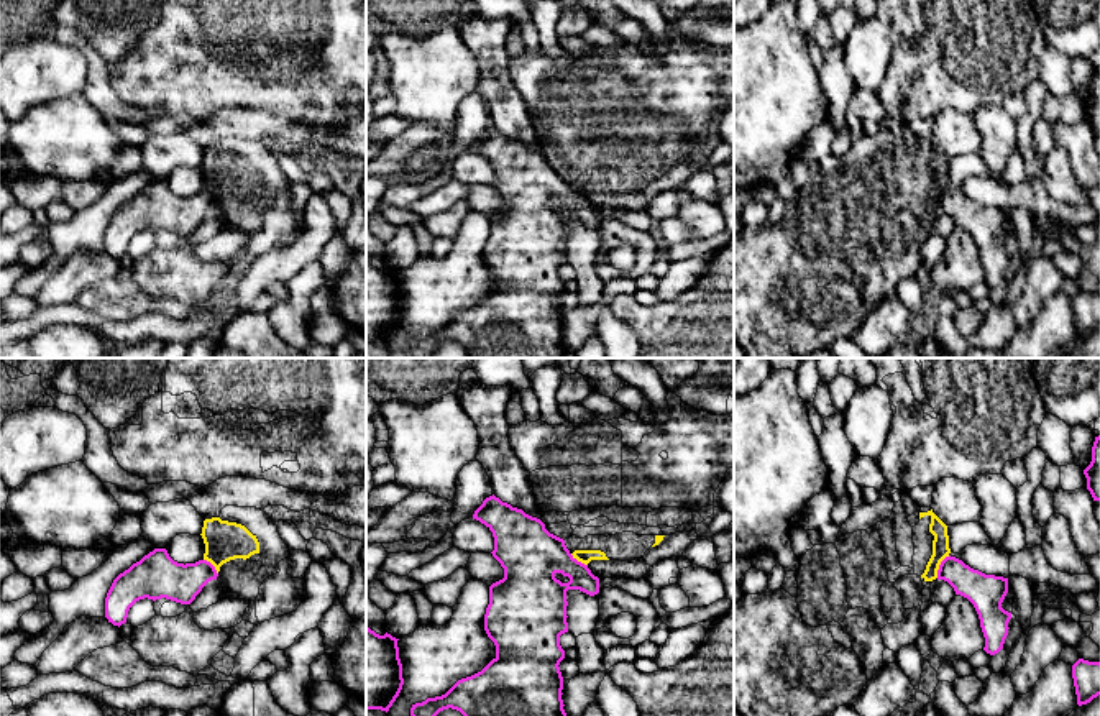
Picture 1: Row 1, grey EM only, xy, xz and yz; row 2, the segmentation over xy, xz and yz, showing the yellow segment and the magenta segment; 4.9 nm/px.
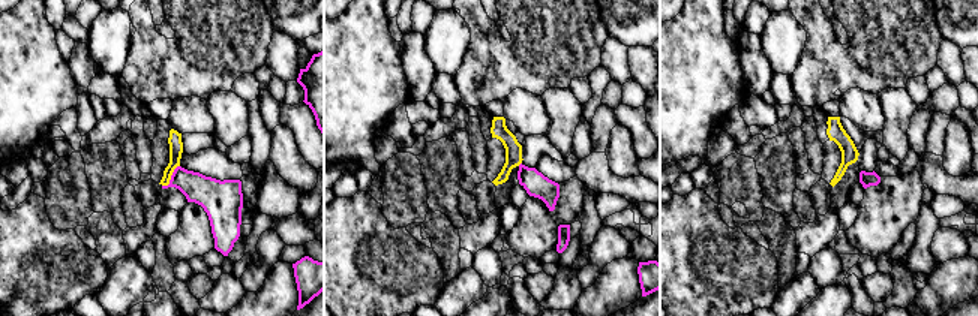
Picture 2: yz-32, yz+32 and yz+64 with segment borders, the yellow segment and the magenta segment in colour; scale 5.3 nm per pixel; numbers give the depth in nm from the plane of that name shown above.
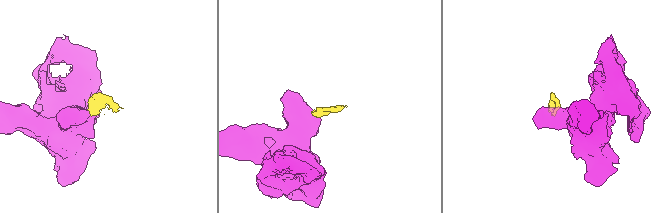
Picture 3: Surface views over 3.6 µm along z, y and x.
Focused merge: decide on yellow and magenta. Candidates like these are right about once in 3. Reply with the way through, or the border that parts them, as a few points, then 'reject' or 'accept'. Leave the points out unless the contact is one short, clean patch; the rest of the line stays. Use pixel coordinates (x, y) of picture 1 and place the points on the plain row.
along yz (949, 188), (941, 194), (936, 209) | reject

